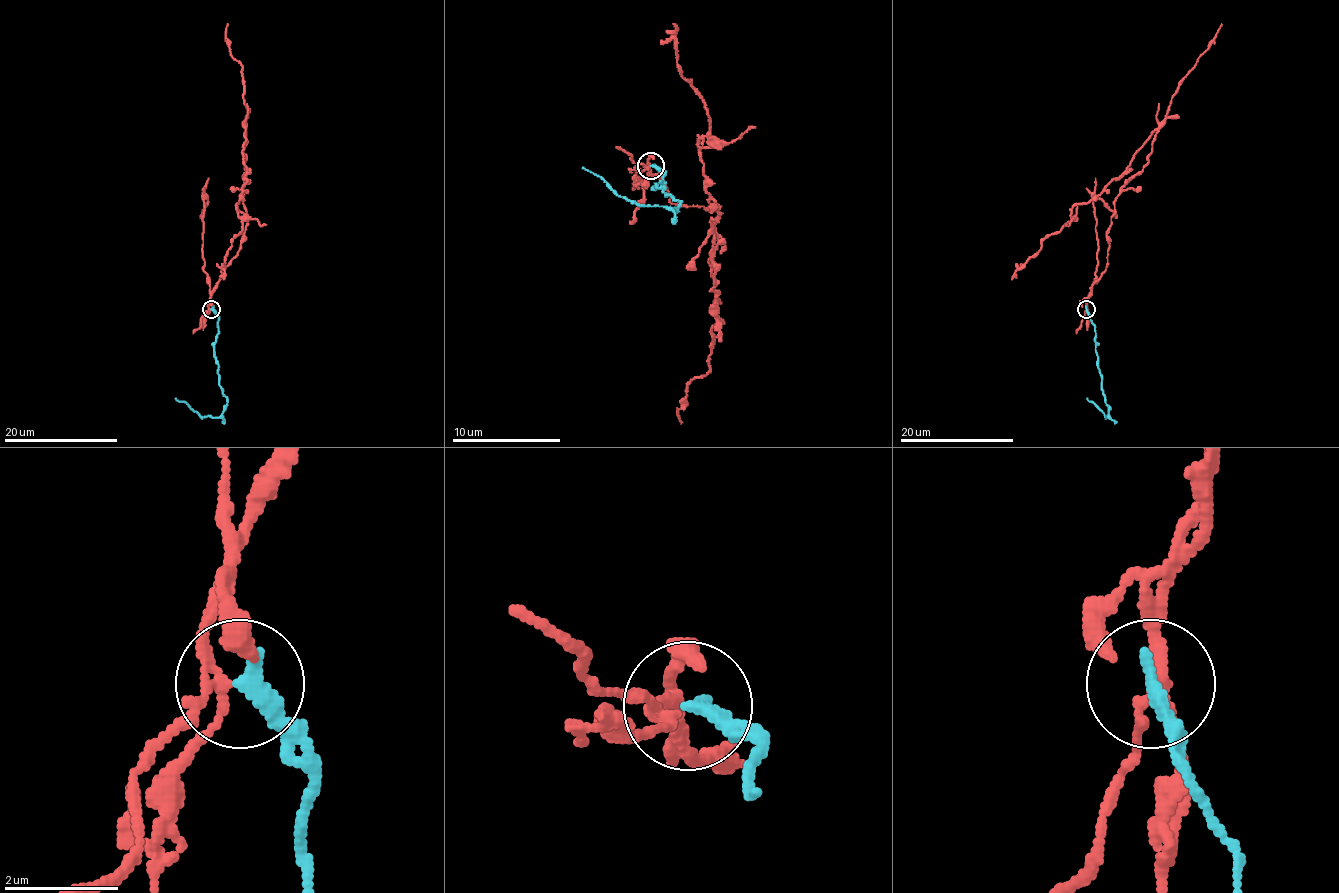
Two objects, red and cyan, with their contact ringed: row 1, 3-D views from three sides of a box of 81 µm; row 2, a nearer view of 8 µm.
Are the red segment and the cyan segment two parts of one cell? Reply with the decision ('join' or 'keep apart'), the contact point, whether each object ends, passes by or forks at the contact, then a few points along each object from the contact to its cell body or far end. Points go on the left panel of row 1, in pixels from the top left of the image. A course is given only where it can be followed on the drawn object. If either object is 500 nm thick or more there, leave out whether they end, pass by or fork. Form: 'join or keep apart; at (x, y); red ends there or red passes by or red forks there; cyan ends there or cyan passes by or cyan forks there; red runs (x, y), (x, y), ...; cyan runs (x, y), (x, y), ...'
keep apart; at (211, 309); red forks there; cyan ends there; red runs (210, 309), (210, 291), (247, 225), (246, 131), (246, 183), (236, 205), (241, 230), (224, 257), (223, 279); cyan runs (212, 309), (219, 319), (214, 356), (227, 403), (224, 411), (219, 417), (200, 417), (175, 398)

